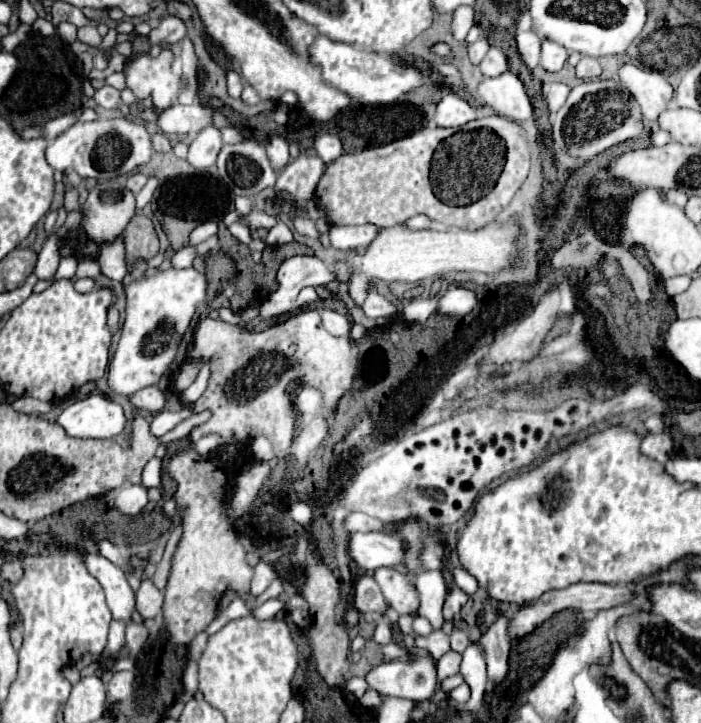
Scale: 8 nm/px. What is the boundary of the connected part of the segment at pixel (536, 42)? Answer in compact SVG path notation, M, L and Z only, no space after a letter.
M525 27L525 29L517 31L515 39L517 39L517 49L519 49L521 59L525 61L525 65L529 69L537 67L539 65L539 57L541 57L541 39L537 37L537 33L533 29Z

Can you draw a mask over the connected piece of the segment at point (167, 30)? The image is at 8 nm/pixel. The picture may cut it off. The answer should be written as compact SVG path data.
M167 15L167 17L159 23L159 27L155 27L155 29L149 33L149 39L151 39L153 45L155 45L155 43L159 43L159 45L171 45L171 43L181 41L185 35L187 35L185 23L183 23L179 17L175 17L175 15Z

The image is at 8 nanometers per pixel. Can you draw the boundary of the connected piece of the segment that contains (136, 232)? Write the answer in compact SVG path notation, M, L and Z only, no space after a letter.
M135 215L131 223L127 225L125 233L125 249L127 249L127 263L131 263L135 257L153 259L159 251L159 239L153 229L153 223L145 215Z

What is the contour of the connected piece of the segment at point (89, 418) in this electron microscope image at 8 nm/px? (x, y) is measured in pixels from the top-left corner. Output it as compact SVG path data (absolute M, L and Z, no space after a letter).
M93 391L85 399L75 401L55 419L59 427L71 437L113 439L123 431L125 415L119 403Z

